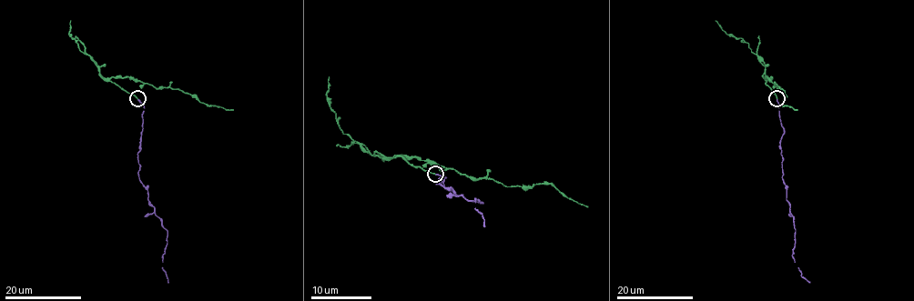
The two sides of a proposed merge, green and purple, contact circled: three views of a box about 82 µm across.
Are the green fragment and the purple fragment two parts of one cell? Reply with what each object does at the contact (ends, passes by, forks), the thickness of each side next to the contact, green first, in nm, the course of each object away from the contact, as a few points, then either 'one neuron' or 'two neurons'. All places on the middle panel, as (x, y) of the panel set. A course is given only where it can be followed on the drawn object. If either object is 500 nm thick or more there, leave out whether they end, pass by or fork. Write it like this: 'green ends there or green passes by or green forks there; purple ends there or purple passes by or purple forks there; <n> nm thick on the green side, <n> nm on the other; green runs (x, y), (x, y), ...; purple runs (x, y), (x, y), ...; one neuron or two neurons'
green ends there; purple ends there; 160 nm thick on the green side, 180 nm on the other; green runs (435, 174), (401, 155), (391, 157), (417, 155), (510, 186), (552, 183), (588, 207); purple runs (435, 174), (444, 177), (443, 185), (437, 183), (482, 203), (476, 198), (474, 209), (485, 226); two neurons

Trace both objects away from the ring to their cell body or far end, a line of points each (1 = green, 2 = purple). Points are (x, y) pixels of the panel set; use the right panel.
1: (776, 98), (766, 84), (766, 77), (785, 92), (782, 105), (797, 110)
2: (776, 99), (783, 128), (780, 140), (782, 180), (795, 230), (792, 255), (801, 275), (810, 283)

